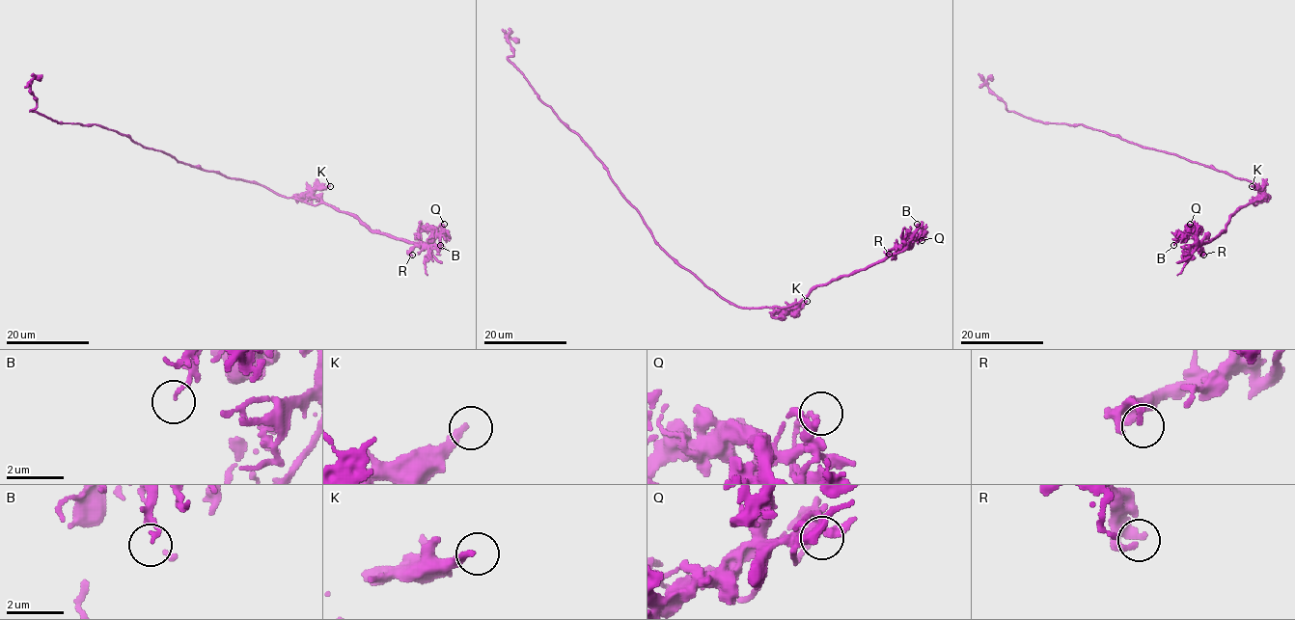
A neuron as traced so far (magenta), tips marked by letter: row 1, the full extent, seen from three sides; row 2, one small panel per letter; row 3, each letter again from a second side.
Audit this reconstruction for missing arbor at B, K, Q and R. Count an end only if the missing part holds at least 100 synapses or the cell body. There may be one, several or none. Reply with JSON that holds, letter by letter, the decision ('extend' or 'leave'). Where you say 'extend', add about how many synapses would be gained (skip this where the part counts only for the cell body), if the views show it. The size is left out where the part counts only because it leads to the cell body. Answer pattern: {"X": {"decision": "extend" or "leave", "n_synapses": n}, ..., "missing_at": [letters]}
{"B": {"decision": "leave"}, "K": {"decision": "leave"}, "Q": {"decision": "leave"}, "R": {"decision": "leave"}, "missing_at": []}

